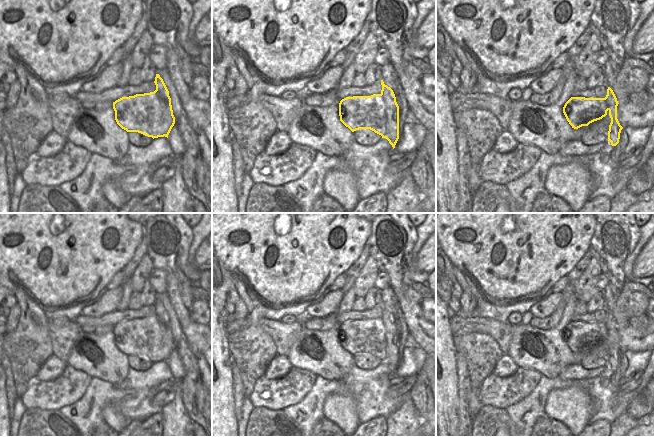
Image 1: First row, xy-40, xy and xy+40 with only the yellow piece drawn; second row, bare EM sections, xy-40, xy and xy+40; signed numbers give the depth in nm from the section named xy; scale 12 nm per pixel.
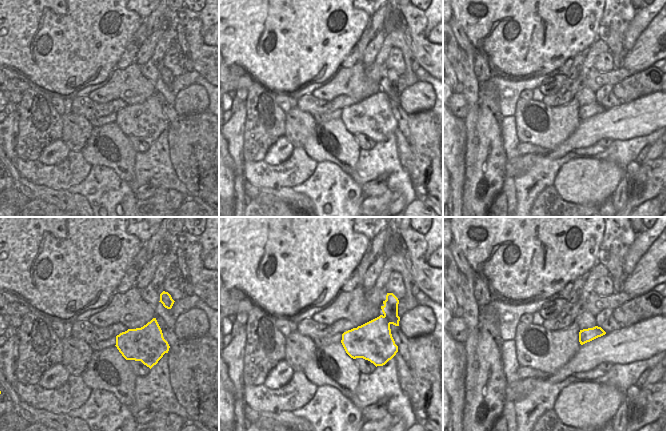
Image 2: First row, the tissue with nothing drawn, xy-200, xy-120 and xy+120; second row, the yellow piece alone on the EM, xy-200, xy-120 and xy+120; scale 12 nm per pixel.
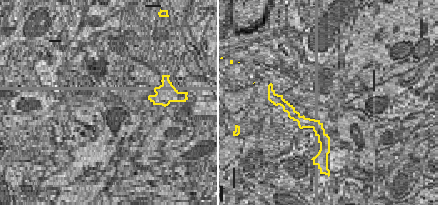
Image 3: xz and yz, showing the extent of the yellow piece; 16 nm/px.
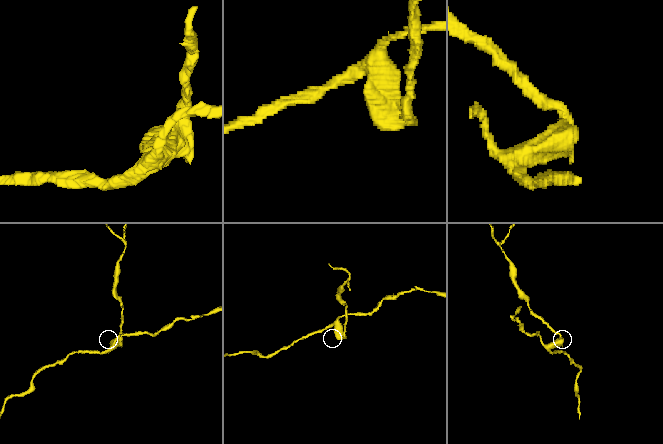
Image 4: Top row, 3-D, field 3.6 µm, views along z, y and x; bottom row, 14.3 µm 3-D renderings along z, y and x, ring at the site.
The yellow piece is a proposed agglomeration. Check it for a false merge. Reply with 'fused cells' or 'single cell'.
fused cells

